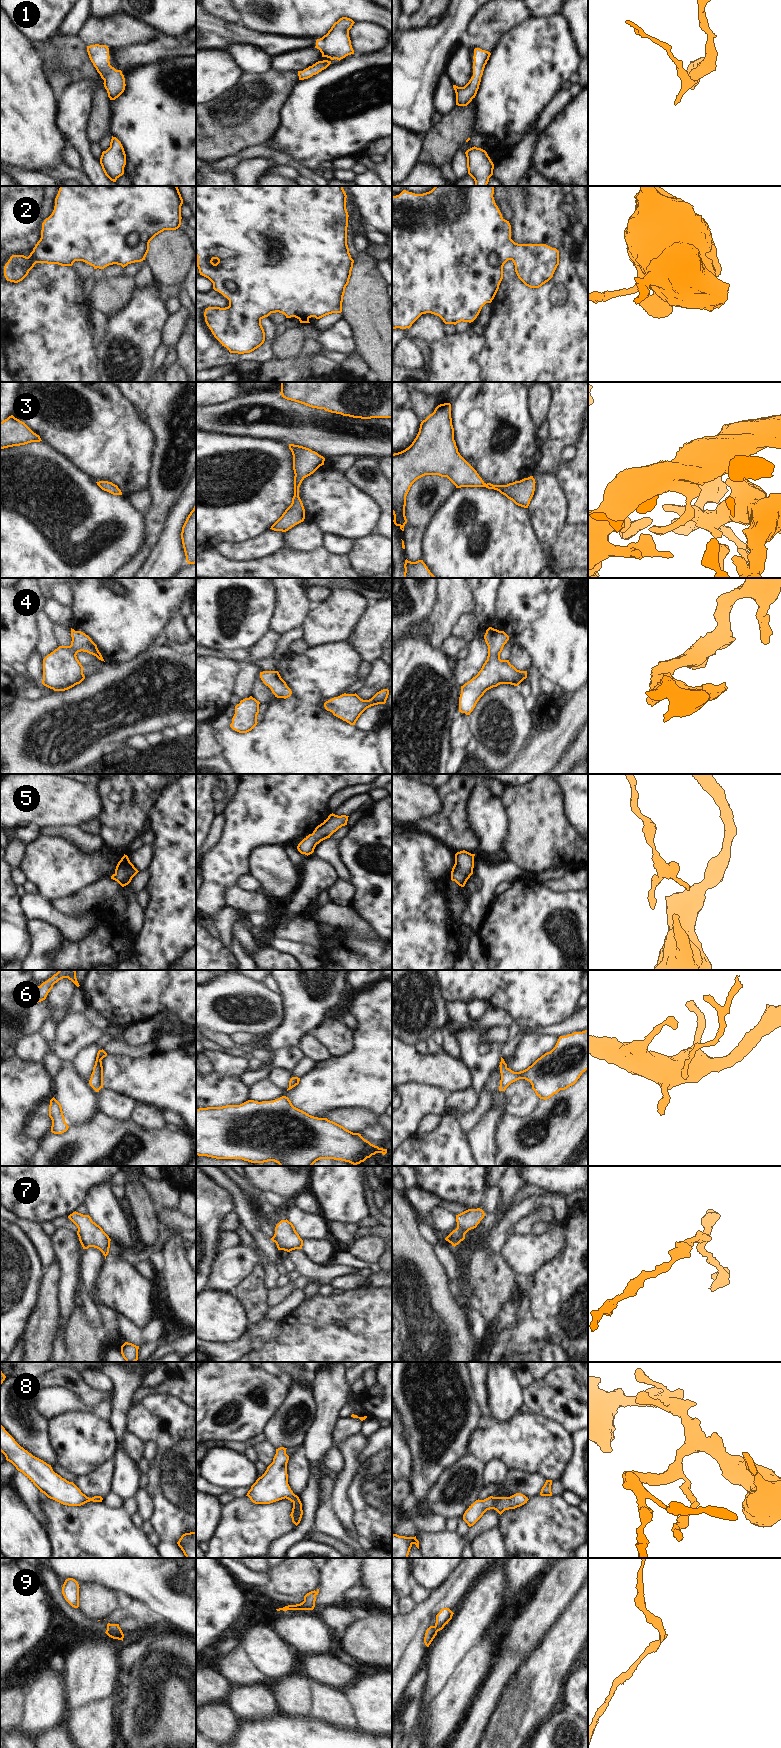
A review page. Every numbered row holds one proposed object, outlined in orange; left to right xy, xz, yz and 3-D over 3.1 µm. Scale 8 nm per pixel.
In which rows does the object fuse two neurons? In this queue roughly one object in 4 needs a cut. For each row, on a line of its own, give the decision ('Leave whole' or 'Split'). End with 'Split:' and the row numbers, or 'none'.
1: Leave whole
2: Leave whole
3: Leave whole
4: Leave whole
5: Leave whole
6: Leave whole
7: Leave whole
8: Leave whole
9: Leave whole
Split: none

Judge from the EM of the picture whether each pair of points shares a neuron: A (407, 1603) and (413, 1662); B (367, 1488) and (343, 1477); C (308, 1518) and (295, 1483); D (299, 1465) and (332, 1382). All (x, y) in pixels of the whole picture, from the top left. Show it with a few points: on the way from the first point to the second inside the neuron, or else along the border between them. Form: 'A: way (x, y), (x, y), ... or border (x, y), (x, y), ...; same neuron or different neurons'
A: border (415, 1604), (410, 1611), (402, 1615); different neurons
B: border (359, 1458), (359, 1467), (347, 1488), (350, 1504); different neurons
C: border (308, 1472), (306, 1486), (298, 1496); different neurons
D: border (301, 1450), (310, 1465); different neurons

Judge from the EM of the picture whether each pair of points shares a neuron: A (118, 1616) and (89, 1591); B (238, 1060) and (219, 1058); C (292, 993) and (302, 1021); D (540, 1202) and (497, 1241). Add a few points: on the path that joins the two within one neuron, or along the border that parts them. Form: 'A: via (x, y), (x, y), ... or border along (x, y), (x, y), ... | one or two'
A: border along (118, 1607), (105, 1619) | two
B: via (233, 1060), (224, 1060) | one
C: via (299, 1000), (302, 1003), (302, 1014) | one
D: via (528, 1205), (505, 1229) | one

